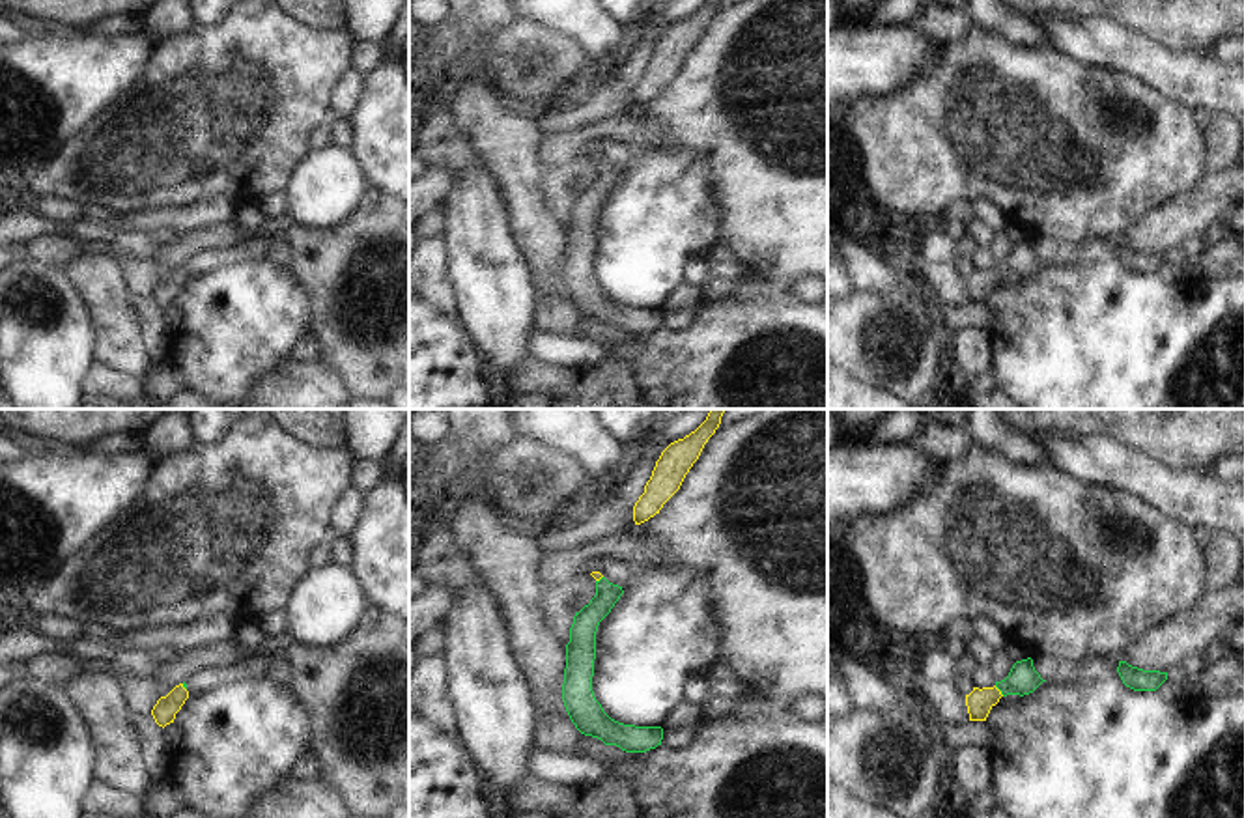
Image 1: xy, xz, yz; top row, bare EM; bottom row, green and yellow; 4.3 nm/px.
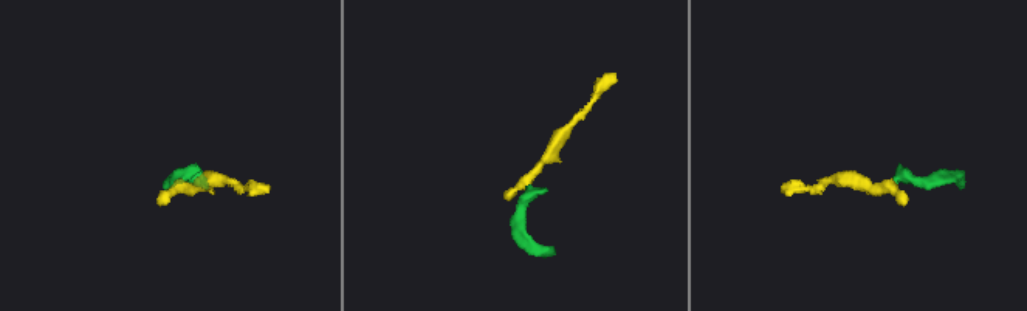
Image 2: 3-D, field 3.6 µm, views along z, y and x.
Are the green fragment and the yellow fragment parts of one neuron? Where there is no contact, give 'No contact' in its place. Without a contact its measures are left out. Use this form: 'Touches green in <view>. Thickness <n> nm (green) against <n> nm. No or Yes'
Touches green in yz. Thickness 130 nm (green) against 120 nm. Yes

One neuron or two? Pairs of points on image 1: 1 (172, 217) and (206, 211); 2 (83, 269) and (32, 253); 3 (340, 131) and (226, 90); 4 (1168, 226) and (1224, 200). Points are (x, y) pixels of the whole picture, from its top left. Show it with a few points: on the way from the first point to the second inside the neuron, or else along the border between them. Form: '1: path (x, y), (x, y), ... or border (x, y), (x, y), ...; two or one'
1: path (180, 217), (198, 215); one
2: border (81, 253), (73, 254), (60, 267); two
3: border (335, 116), (331, 124); two
4: path (1181, 219), (1203, 211), (1211, 204); one

